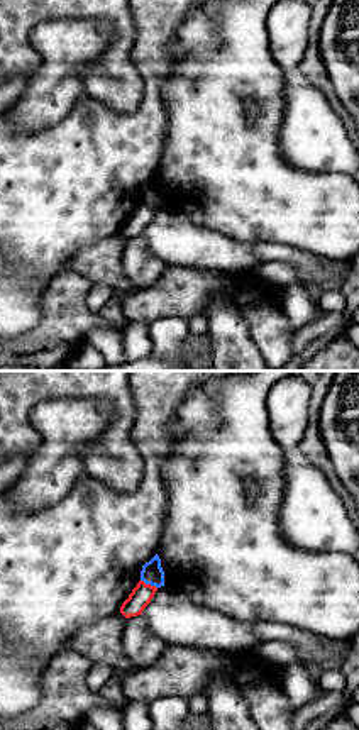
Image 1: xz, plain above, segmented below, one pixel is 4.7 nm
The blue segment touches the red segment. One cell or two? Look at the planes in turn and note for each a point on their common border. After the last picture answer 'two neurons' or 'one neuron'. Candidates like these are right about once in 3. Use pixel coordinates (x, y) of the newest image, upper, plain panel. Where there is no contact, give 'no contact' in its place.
contact (149, 204)

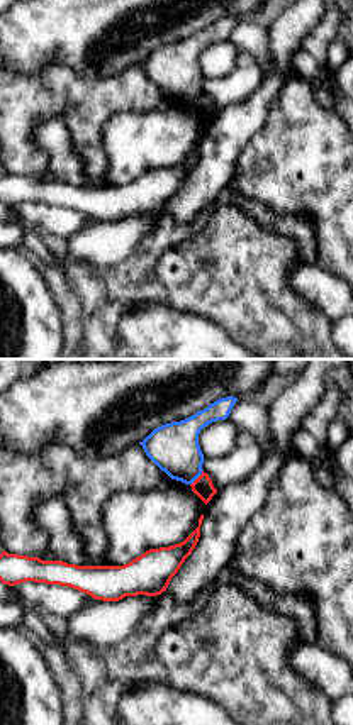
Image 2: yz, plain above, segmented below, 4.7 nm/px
contact (197, 97)

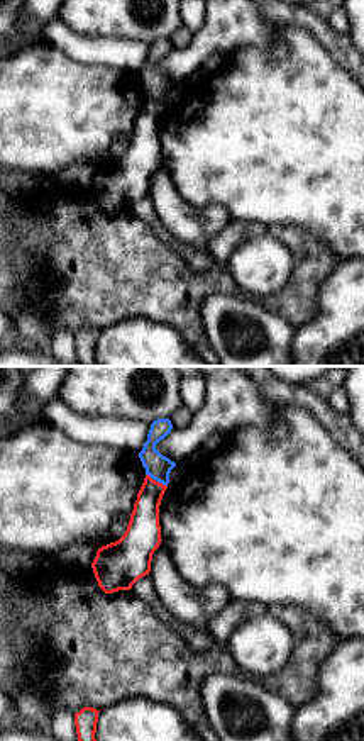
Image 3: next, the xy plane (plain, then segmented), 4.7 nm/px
contact (156, 100)

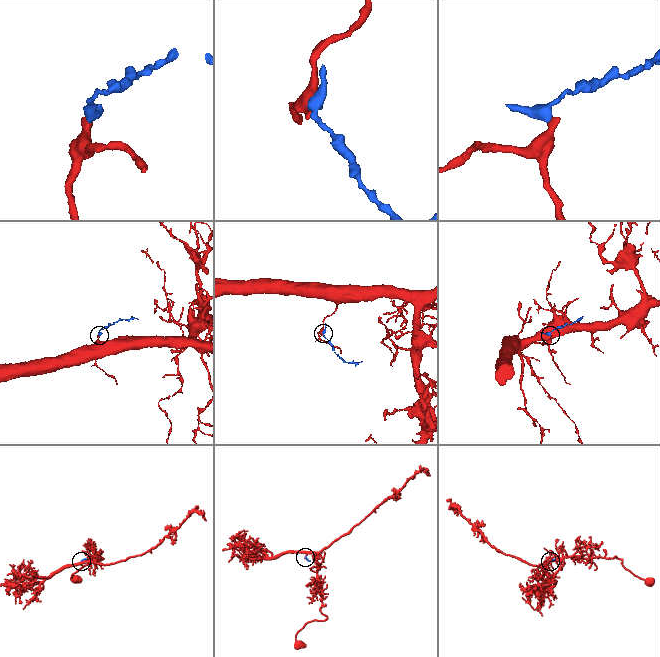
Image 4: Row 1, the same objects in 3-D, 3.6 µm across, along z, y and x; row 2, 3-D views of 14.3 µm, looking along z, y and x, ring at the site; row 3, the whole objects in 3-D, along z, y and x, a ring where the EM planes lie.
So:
two neurons

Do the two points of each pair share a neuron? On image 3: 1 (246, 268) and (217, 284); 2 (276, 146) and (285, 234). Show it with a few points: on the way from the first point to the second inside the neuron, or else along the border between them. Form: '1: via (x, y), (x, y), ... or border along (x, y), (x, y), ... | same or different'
1: border along (224, 267), (241, 292) | different
2: border along (268, 228), (281, 224), (302, 226), (319, 241) | different

